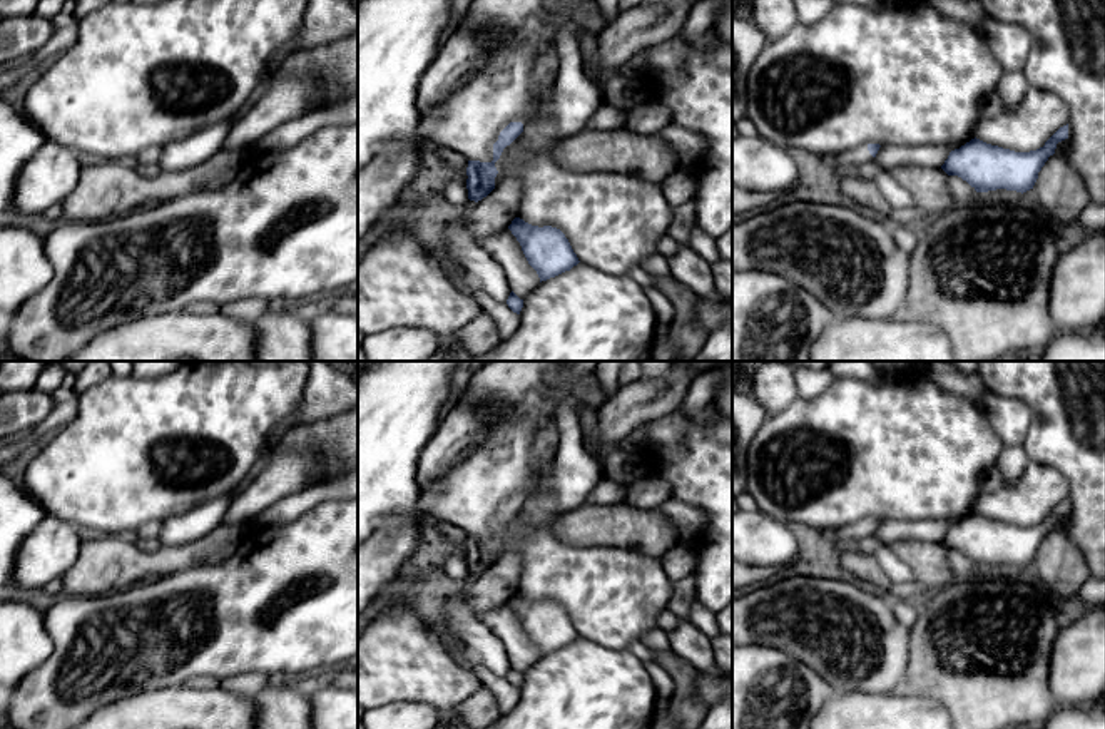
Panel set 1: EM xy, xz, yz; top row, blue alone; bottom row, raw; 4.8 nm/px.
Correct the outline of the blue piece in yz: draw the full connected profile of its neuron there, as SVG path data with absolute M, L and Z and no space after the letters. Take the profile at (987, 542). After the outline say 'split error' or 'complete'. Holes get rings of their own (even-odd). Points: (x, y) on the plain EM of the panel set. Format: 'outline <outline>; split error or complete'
outline M1068 498L1060 502L1043 522L1030 527L1015 527L975 512L951 525L941 543L948 550L961 552L976 567L1006 563L1023 568L1033 563L1038 547L1055 528L1057 518L1065 513L1068 513Z; complete

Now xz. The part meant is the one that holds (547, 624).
outline M515 592L508 604L520 617L528 639L537 645L540 657L570 645L580 637L568 614L557 602L538 602Z; complete

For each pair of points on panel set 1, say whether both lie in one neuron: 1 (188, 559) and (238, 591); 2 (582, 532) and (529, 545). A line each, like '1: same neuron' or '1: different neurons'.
1: different neurons
2: different neurons

